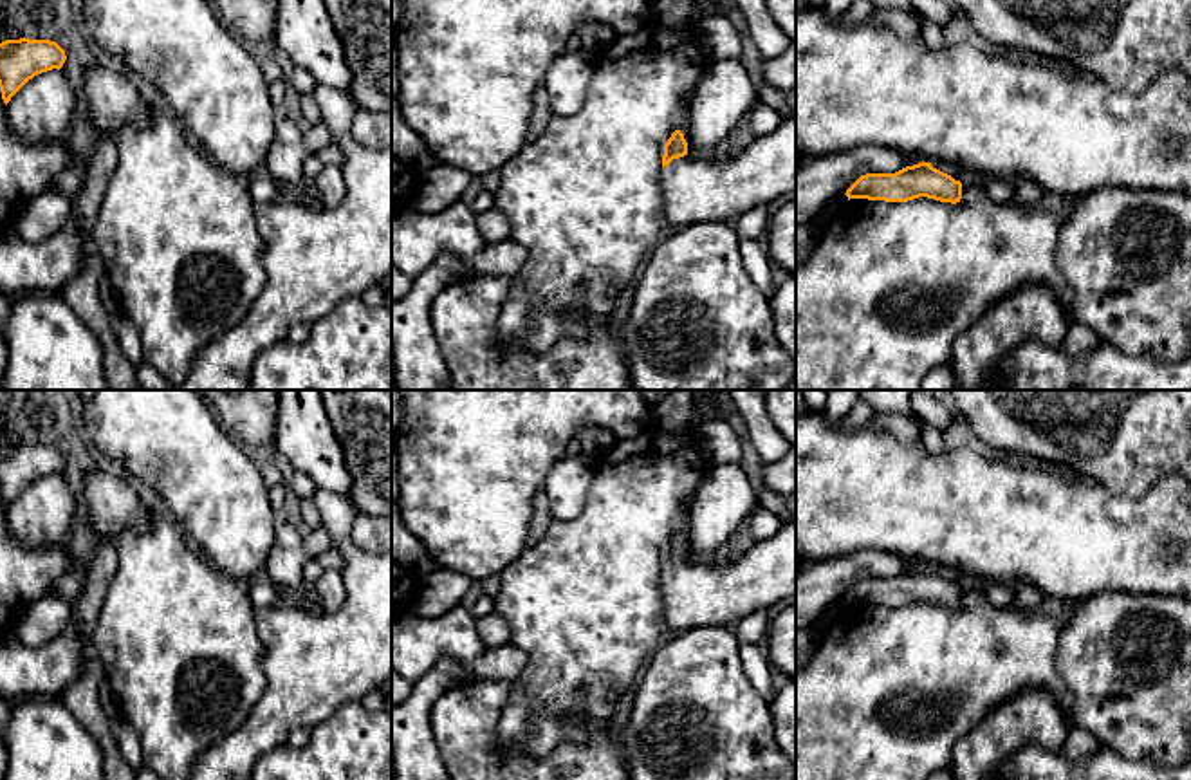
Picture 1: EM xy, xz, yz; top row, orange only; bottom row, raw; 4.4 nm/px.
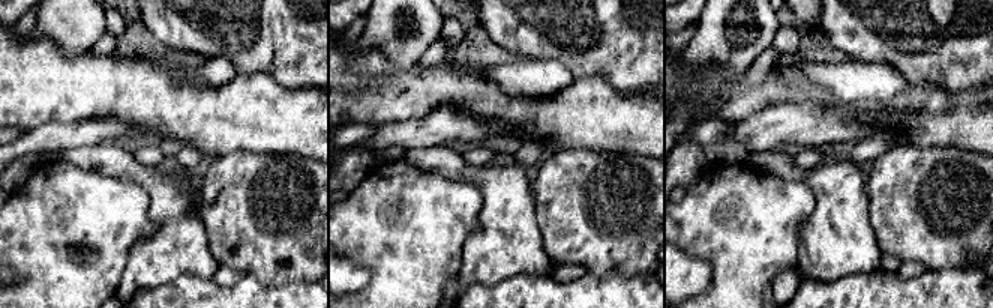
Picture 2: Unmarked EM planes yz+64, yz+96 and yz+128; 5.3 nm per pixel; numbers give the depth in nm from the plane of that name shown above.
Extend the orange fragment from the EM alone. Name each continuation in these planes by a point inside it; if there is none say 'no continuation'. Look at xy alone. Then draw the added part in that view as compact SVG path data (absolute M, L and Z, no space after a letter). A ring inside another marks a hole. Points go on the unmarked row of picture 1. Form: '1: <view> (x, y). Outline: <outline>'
no continuation

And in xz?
1: xz (753, 576). Outline: M796 520L771 538L720 552L715 563L673 563L660 590L669 634L711 625L734 630L743 618L796 596Z

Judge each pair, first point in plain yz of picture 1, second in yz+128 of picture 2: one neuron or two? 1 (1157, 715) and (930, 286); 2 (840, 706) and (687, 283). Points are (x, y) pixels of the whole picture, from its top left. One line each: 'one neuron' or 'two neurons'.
1: two neurons
2: two neurons

